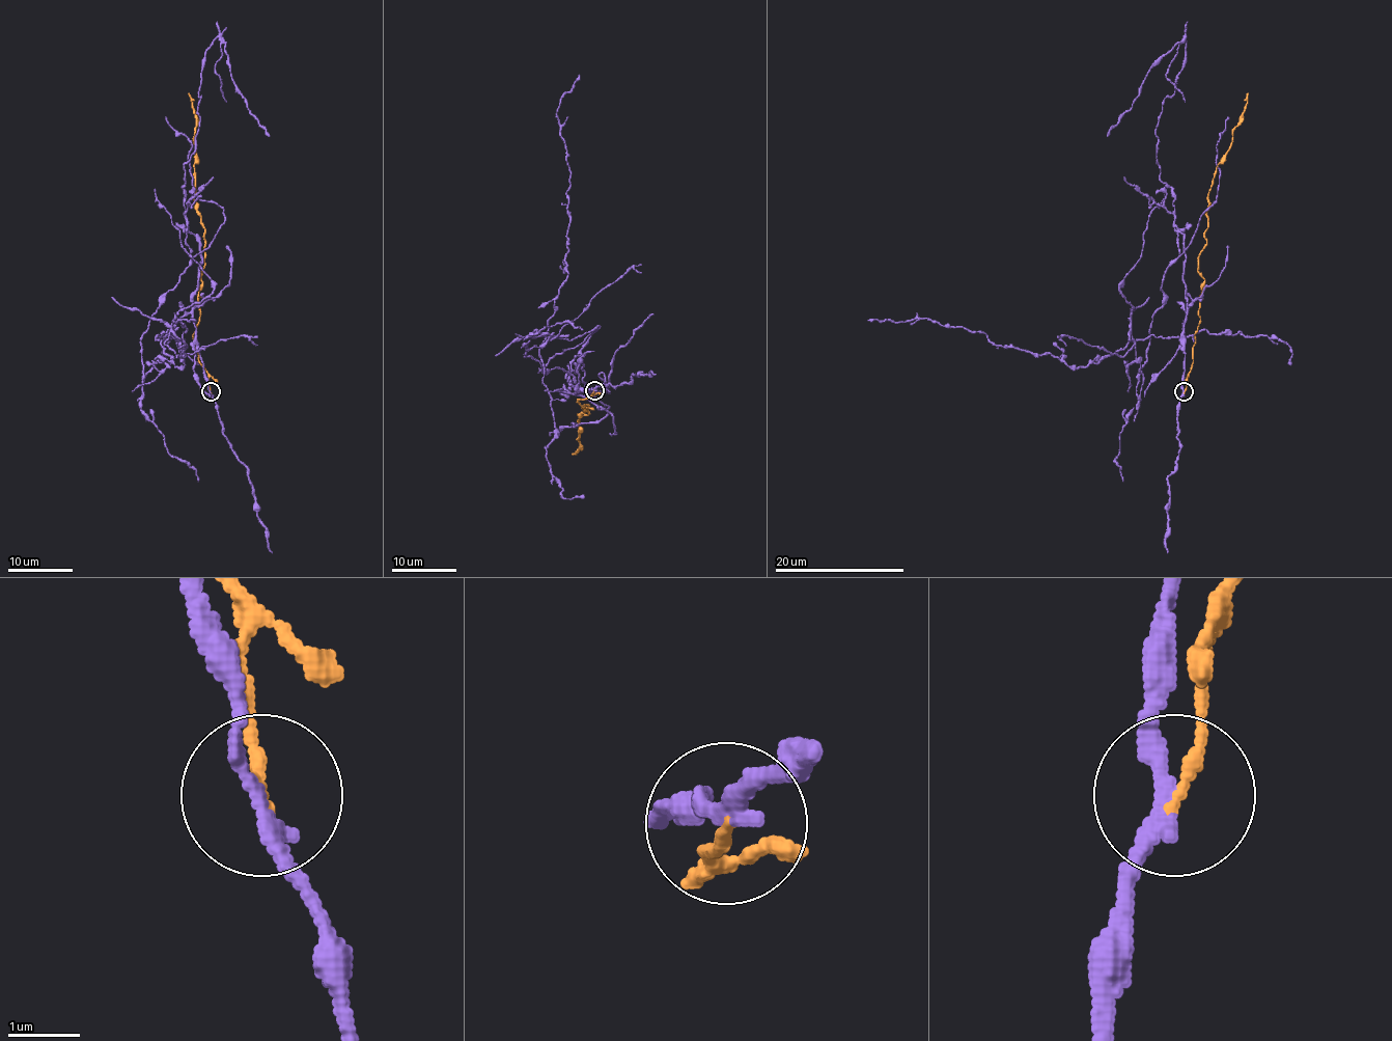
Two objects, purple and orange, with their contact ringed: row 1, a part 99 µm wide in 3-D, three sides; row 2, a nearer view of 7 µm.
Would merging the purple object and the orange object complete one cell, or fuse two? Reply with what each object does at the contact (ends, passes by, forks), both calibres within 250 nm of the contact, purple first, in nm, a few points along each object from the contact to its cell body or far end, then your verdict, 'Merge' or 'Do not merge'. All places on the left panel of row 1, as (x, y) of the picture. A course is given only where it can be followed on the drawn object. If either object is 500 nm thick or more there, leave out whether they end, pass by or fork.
At the ring purple passes by. At the ring orange ends. Thickness 220 nm (purple) against 170 nm. Course of purple: (211, 391), (193, 317), (201, 253), (186, 222), (185, 164), (205, 50), (217, 37), (269, 136). Course of orange: (211, 391), (209, 374), (193, 341), (199, 320), (204, 225), (194, 192), (196, 113), (188, 92). Do not merge

